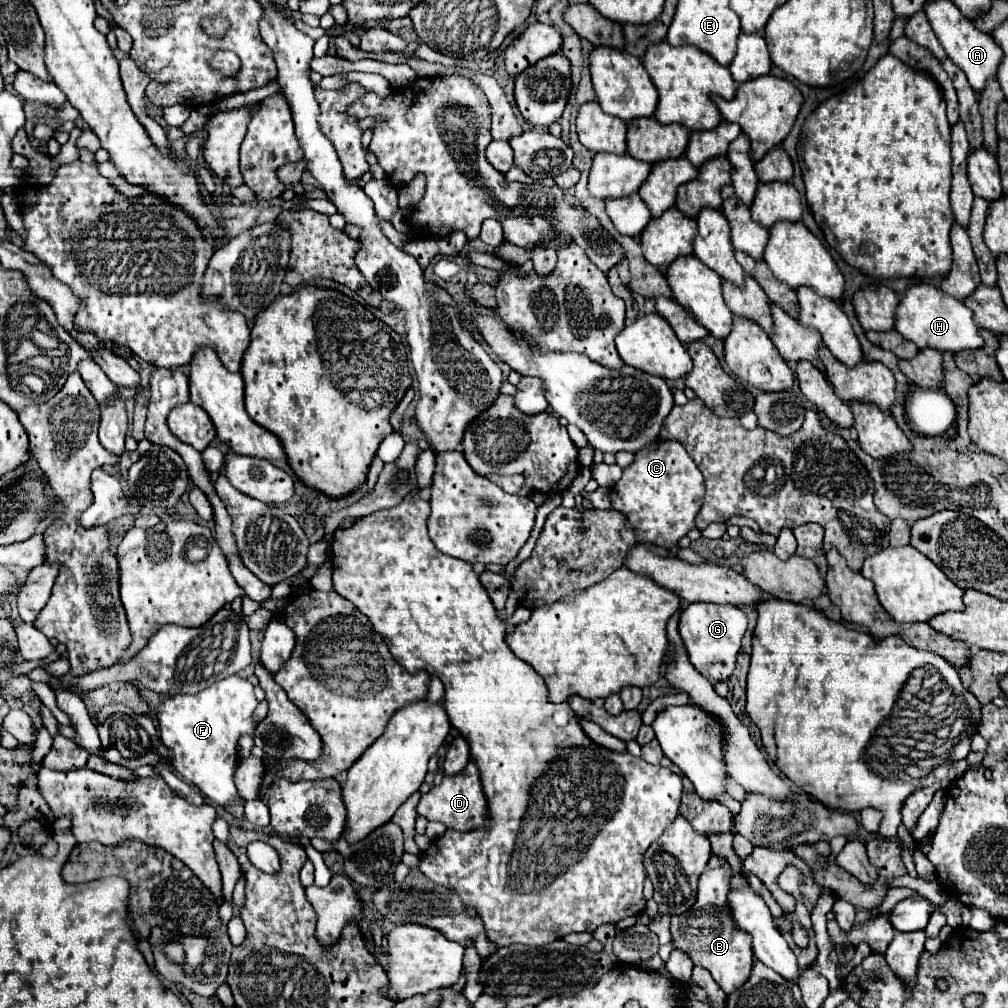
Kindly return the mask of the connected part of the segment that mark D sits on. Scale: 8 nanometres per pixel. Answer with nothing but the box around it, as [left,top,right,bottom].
[416,760,486,832]

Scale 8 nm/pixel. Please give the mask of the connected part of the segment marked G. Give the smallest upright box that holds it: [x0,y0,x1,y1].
[678,602,748,682]

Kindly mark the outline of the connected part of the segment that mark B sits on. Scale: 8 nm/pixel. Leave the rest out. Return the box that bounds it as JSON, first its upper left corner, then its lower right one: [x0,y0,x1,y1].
[670,868,754,994]

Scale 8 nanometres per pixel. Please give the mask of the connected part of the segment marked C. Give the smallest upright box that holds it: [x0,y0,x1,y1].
[610,438,704,548]

